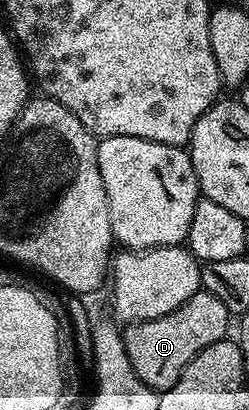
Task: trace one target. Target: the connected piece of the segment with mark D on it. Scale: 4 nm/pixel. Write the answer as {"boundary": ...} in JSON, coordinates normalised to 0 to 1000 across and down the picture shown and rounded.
{"boundary":[[[815,710],[763,720],[731,749],[635,778],[530,788],[494,805],[498,854],[546,917],[631,954],[699,944],[731,905],[827,846],[920,820],[924,766],[888,732]]]}

